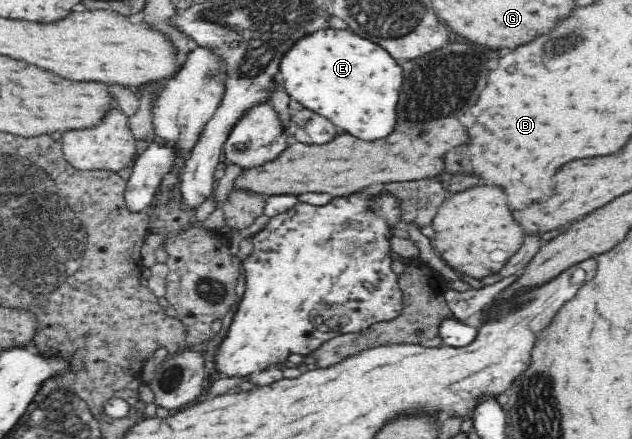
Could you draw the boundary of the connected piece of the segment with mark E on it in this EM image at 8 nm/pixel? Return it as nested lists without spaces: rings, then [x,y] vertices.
[[[327,29],[314,35],[300,38],[282,58],[279,66],[280,76],[284,79],[284,88],[294,106],[307,108],[330,120],[336,128],[346,134],[366,142],[388,138],[398,126],[398,96],[402,88],[402,68],[399,62],[380,45],[360,38],[352,32],[339,29]]]

